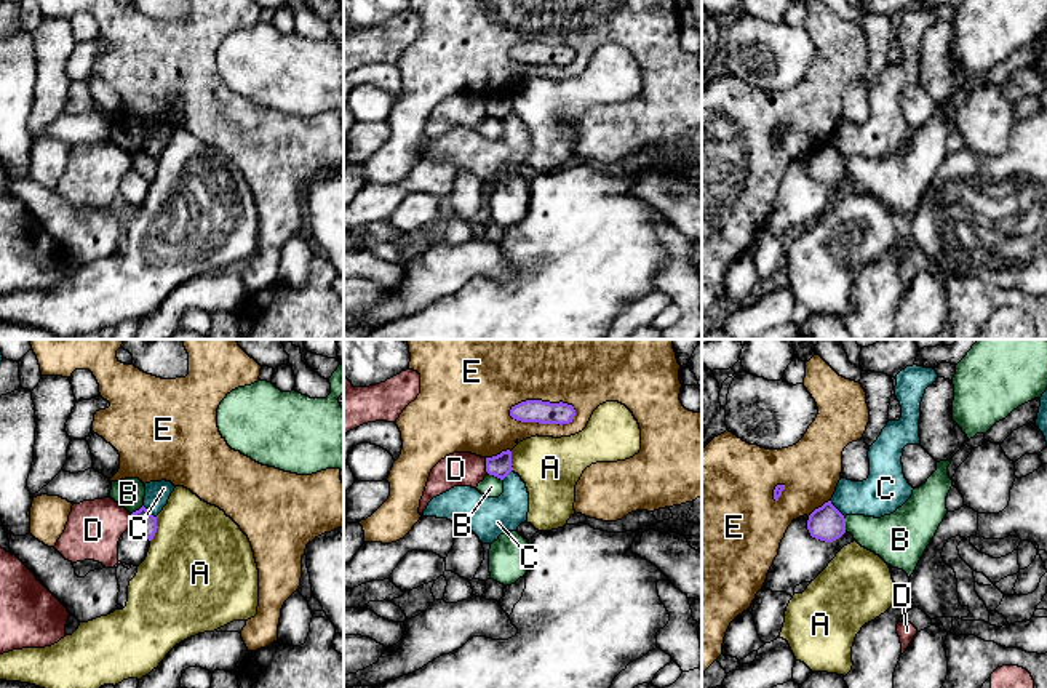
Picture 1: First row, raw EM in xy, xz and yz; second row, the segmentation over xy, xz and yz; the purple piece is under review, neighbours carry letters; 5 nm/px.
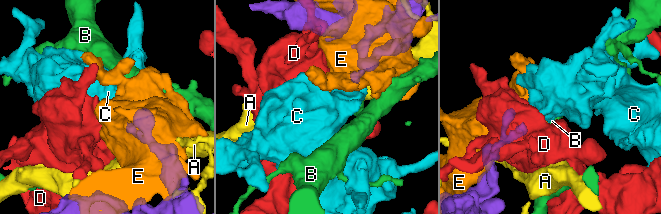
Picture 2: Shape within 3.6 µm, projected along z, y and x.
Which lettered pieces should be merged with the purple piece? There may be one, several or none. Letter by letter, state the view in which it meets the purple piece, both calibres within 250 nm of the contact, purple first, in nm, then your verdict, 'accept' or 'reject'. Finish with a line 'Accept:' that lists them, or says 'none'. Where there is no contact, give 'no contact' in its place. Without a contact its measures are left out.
A: meets purple in xy; 110 nm thick on the purple side, 480 nm on the other; reject
B: meets purple in xz; 120 nm thick on the purple side, 110 nm on the other; reject
C: meets purple in yz; 180 nm thick on the purple side, 220 nm on the other; reject
D: meets purple in xz; 120 nm thick on the purple side, 180 nm on the other; reject
E: meets purple in xz; 110 nm thick on the purple side, 500 nm on the other; reject
Accept: none

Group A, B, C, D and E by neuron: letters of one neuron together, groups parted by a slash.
A / B / C / D / E

